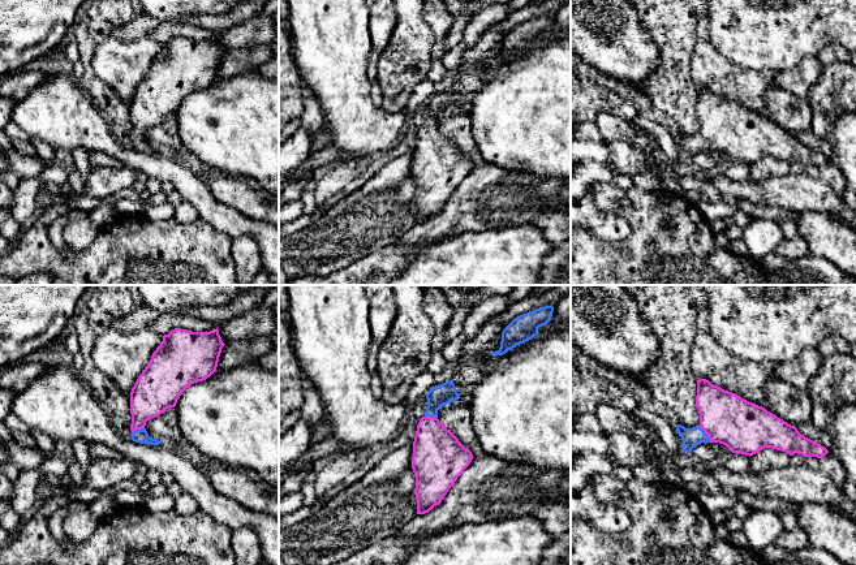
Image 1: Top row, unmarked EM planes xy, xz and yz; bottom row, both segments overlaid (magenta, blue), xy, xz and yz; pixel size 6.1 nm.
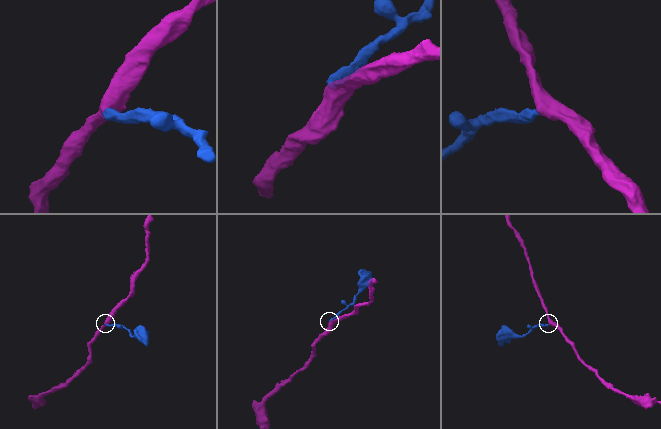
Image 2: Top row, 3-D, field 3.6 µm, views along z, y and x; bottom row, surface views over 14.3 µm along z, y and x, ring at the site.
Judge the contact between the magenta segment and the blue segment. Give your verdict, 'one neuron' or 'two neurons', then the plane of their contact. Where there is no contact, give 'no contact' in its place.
one neuron; contact in yz

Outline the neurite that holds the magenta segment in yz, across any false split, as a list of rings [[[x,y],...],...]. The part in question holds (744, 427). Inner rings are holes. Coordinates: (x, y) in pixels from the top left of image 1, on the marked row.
[[[697,380],[696,406],[700,426],[676,426],[683,440],[683,452],[691,453],[701,443],[719,443],[732,453],[753,456],[765,448],[804,457],[825,457],[829,450],[801,435],[765,407],[711,384]]]

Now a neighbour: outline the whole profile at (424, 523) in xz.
[[[489,454],[473,458],[442,503],[429,513],[417,514],[397,535],[409,540],[431,531],[443,532],[447,530],[447,523],[449,527],[456,527],[465,523],[533,516],[545,504],[564,501],[564,492],[559,486],[569,474],[569,471],[558,469],[509,462]]]

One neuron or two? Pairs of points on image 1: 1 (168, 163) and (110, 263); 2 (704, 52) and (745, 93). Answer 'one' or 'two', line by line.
1: two
2: one

